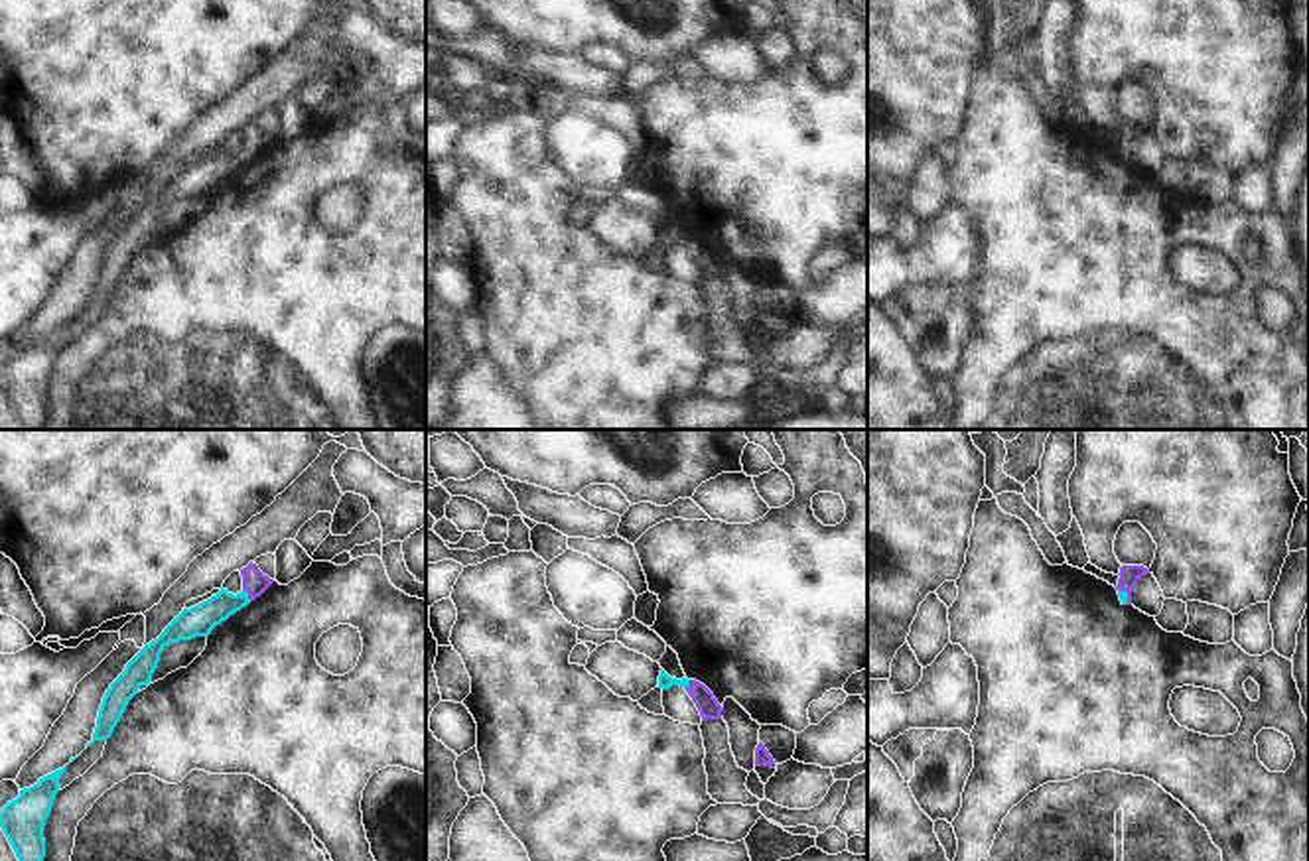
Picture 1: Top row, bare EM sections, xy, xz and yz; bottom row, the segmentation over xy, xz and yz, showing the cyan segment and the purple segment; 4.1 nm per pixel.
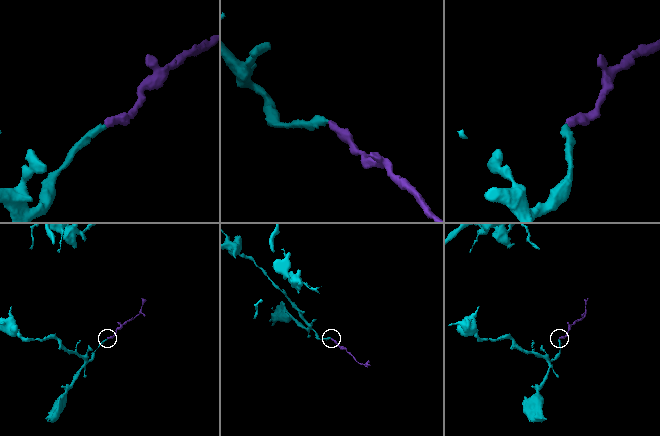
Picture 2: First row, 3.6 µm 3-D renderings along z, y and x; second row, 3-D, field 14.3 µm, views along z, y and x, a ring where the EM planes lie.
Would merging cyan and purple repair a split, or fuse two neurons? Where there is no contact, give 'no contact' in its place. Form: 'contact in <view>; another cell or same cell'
contact in xy; same cell

